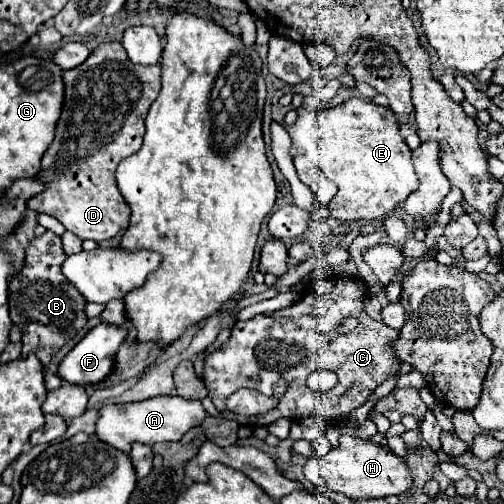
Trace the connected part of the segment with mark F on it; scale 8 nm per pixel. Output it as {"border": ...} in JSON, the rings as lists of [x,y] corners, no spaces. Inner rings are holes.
{"border":[[[98,324],[94,330],[90,330],[70,352],[68,356],[60,362],[58,366],[58,376],[70,384],[76,386],[92,386],[92,384],[100,384],[104,382],[110,374],[112,374],[112,366],[114,366],[114,358],[116,358],[116,350],[118,346],[124,342],[126,338],[126,330],[114,324]]]}

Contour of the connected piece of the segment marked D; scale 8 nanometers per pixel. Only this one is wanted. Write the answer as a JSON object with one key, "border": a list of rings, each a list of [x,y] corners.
{"border":[[[104,44],[88,56],[80,68],[72,68],[72,72],[64,72],[66,84],[66,102],[60,124],[56,126],[56,138],[50,144],[48,152],[42,160],[40,178],[48,180],[48,188],[42,196],[34,196],[30,200],[30,208],[40,214],[50,214],[58,218],[66,230],[74,232],[82,240],[92,238],[96,242],[108,240],[116,236],[120,230],[128,228],[130,222],[130,206],[120,194],[114,172],[126,156],[132,156],[142,146],[144,136],[144,118],[148,114],[150,104],[156,100],[160,92],[160,64],[154,66],[138,66],[132,64],[122,48],[122,44]]]}

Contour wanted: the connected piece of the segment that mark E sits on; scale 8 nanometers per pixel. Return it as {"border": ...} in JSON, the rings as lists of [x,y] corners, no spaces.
{"border":[[[350,98],[340,106],[318,112],[311,117],[315,121],[309,121],[312,119],[309,119],[309,112],[306,109],[300,108],[295,124],[284,126],[292,141],[290,155],[292,161],[296,156],[306,156],[316,168],[324,172],[328,180],[338,184],[338,192],[328,204],[330,216],[342,222],[374,222],[378,218],[392,214],[394,208],[402,204],[410,196],[410,192],[418,188],[418,176],[412,166],[412,150],[400,136],[398,118],[390,108],[378,106],[372,100]]]}

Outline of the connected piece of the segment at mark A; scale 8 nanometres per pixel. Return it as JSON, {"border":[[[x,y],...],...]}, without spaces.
{"border":[[[156,396],[142,402],[130,404],[106,404],[100,408],[100,416],[96,420],[96,436],[98,440],[114,446],[120,452],[130,452],[134,442],[140,444],[156,444],[156,442],[176,442],[190,428],[198,426],[206,418],[206,412],[200,402],[184,400],[180,396]]]}

